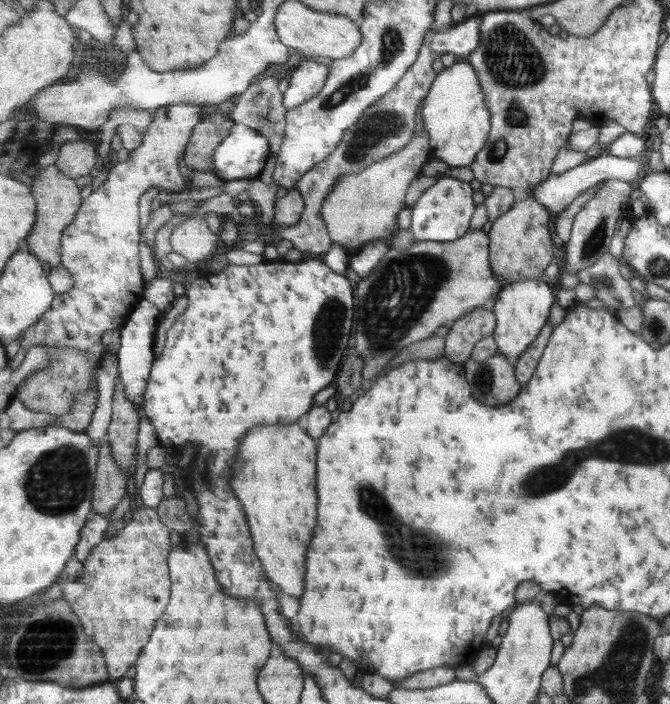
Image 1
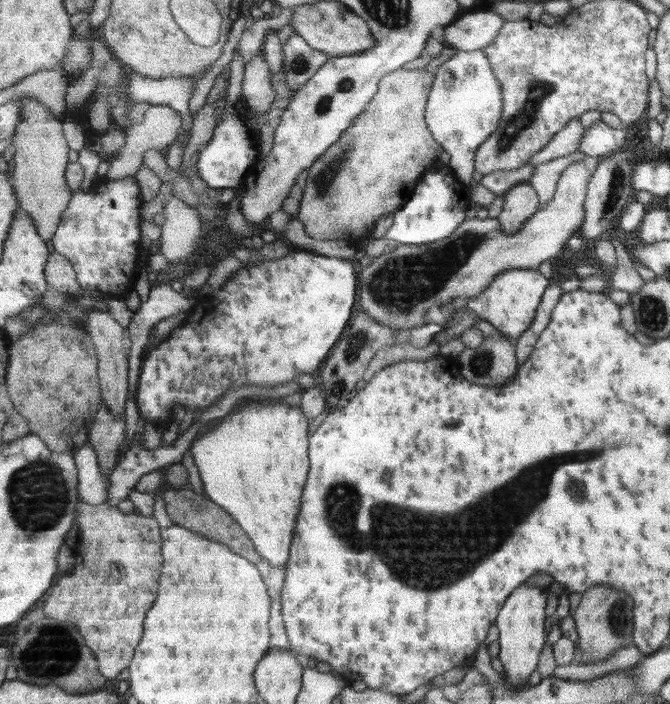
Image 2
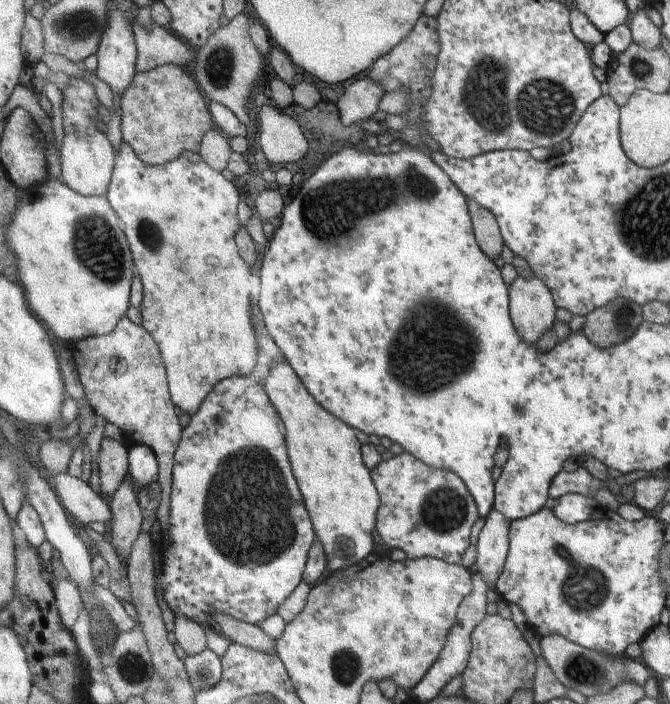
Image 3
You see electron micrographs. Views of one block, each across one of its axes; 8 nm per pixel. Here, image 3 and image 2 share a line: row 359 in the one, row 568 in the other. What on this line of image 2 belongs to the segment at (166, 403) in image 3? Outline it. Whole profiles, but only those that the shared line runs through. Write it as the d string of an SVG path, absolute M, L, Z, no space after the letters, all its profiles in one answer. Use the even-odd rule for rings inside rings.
M81 501L77 507L76 523L80 531L74 548L77 564L49 590L43 602L44 612L47 618L76 624L86 640L86 646L100 663L100 674L109 680L115 679L131 665L137 644L143 636L143 620L159 596L160 578L164 568L160 523L155 516L123 514L117 505L91 505Z

